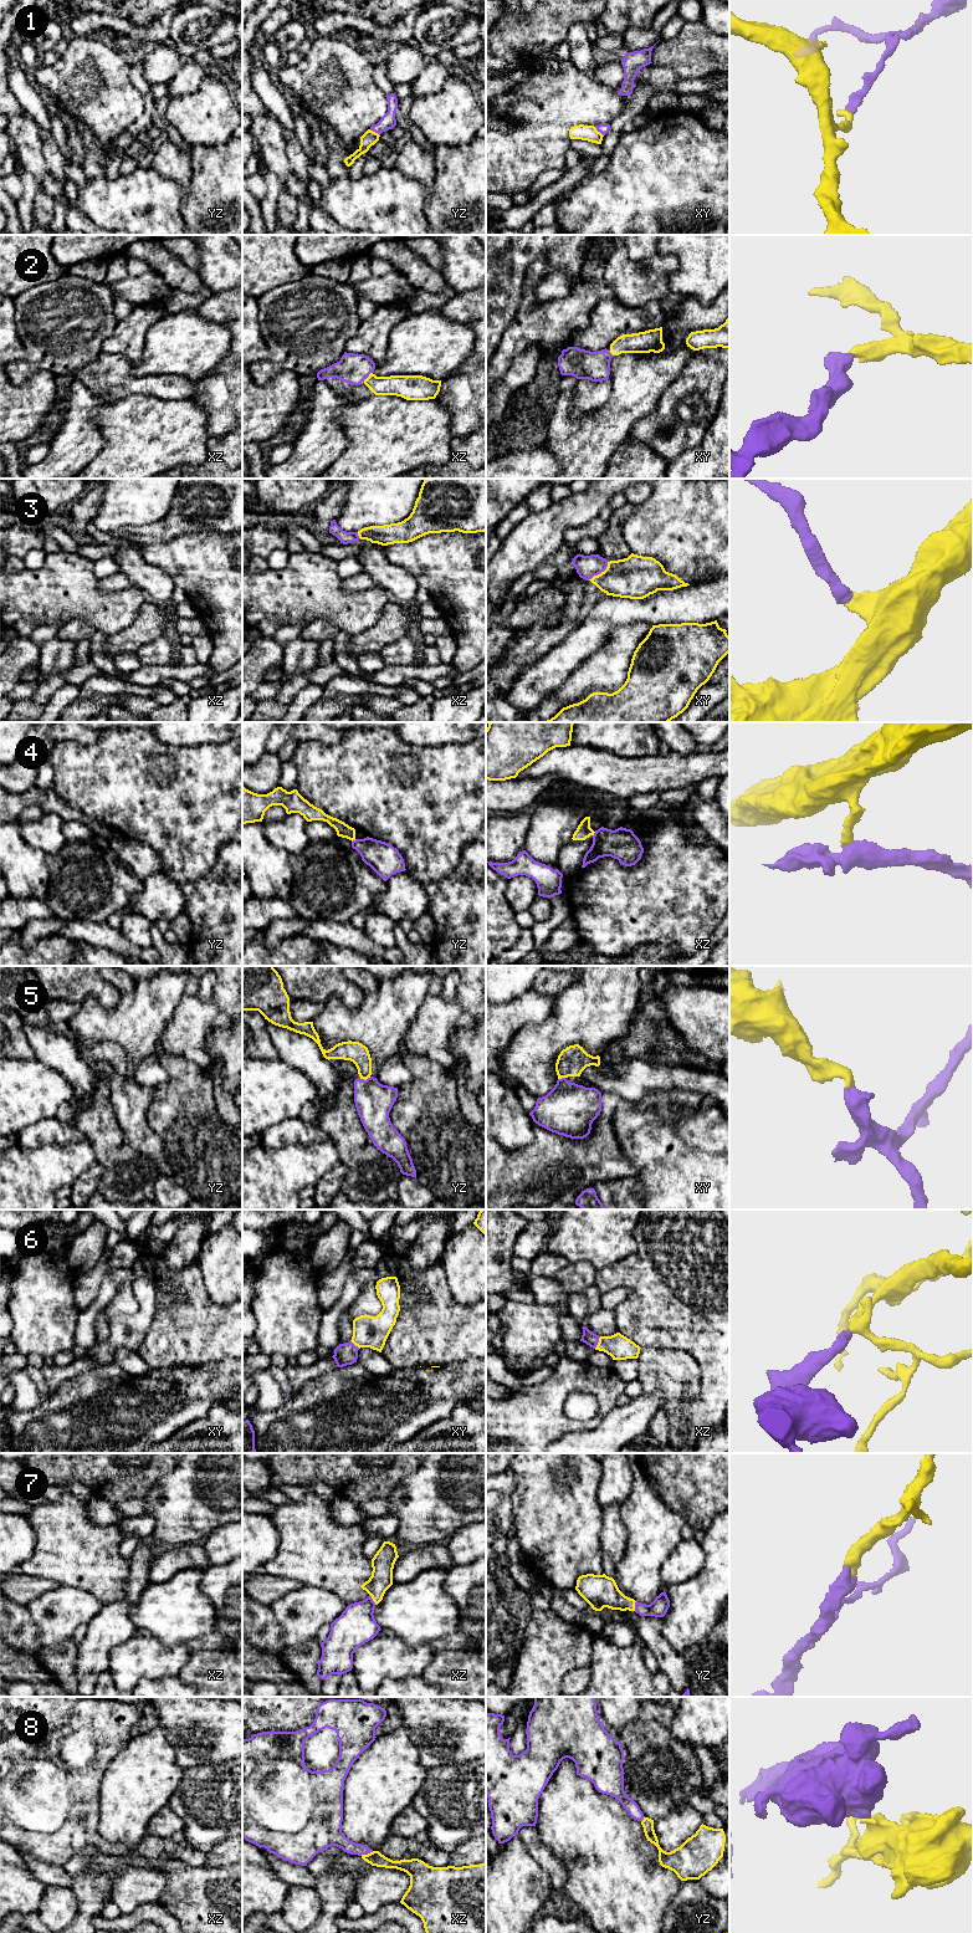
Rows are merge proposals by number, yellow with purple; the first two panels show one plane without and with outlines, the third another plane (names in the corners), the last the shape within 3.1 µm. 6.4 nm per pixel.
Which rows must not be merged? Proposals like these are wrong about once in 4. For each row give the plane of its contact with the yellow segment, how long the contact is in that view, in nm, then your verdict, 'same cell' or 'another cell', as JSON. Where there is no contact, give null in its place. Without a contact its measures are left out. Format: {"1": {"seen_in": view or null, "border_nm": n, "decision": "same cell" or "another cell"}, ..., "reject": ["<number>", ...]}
{"1": {"seen_in": "yz", "border_nm": 80, "decision": "another cell"}, "2": {"seen_in": "xz", "border_nm": 70, "decision": "same cell"}, "3": {"seen_in": "xy", "border_nm": 180, "decision": "same cell"}, "4": {"seen_in": "yz", "border_nm": 40, "decision": "another cell"}, "5": {"seen_in": "yz", "border_nm": 70, "decision": "same cell"}, "6": {"seen_in": "xz", "border_nm": 90, "decision": "same cell"}, "7": {"seen_in": "xz", "border_nm": 80, "decision": "same cell"}, "8": {"seen_in": "xz", "border_nm": 90, "decision": "another cell"}, "reject": ["1", "4", "8"]}

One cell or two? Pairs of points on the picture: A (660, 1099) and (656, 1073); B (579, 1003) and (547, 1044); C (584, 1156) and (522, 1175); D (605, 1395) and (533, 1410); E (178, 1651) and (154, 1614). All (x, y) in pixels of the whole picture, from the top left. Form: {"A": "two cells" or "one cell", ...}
{"A": "two cells", "B": "one cell", "C": "one cell", "D": "one cell", "E": "two cells"}

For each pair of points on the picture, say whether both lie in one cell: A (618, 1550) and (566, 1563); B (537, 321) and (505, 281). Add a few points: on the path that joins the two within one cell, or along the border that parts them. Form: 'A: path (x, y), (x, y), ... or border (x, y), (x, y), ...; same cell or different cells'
A: border (603, 1524), (600, 1543), (602, 1570), (604, 1573); different cells
B: border (527, 272), (522, 301), (507, 326); different cells

